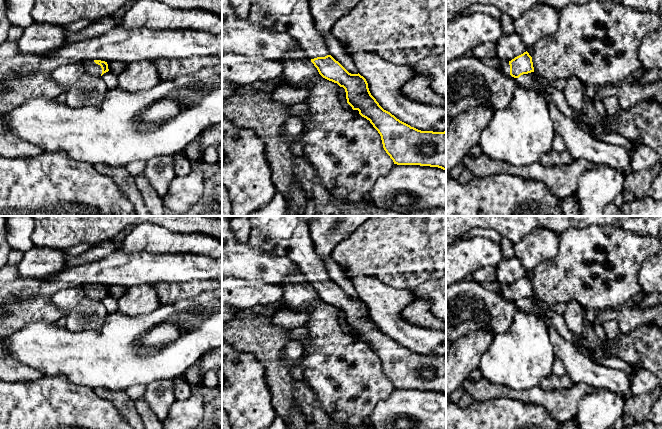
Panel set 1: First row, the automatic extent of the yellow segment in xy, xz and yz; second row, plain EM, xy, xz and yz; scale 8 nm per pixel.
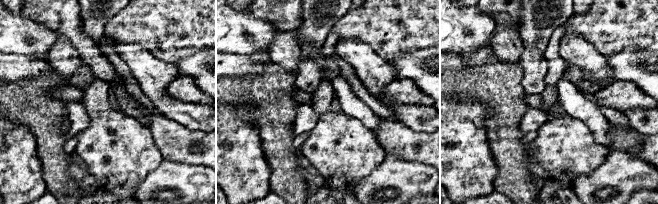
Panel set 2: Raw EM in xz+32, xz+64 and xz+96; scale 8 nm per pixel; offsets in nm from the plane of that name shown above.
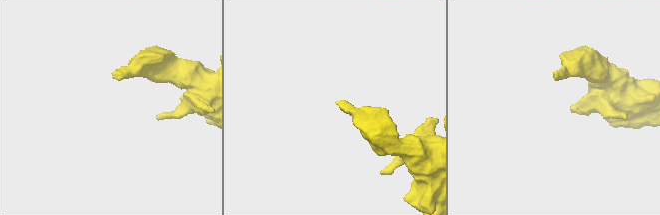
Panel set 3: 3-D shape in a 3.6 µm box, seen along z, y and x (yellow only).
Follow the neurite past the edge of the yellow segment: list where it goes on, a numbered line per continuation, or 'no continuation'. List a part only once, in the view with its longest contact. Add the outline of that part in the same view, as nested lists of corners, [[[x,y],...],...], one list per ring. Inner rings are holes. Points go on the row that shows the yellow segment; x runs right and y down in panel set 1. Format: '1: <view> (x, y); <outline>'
1: xz (293, 17); [[[251,0],[251,3],[248,16],[251,23],[289,34],[310,60],[329,55],[316,30],[309,0]]]

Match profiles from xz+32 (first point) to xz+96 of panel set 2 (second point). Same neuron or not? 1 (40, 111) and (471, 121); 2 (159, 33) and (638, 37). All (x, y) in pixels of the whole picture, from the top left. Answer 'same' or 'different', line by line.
1: different
2: same

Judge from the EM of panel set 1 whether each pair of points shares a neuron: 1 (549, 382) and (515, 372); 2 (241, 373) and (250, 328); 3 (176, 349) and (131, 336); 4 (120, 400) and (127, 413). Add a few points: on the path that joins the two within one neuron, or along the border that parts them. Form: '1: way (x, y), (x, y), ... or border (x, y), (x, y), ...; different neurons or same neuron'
1: border (551, 373), (538, 385); different neurons
2: border (232, 345), (241, 350), (251, 352), (263, 367); different neurons
3: way (161, 358), (137, 358), (130, 351); same neuron
4: way (123, 403), (127, 410); same neuron

